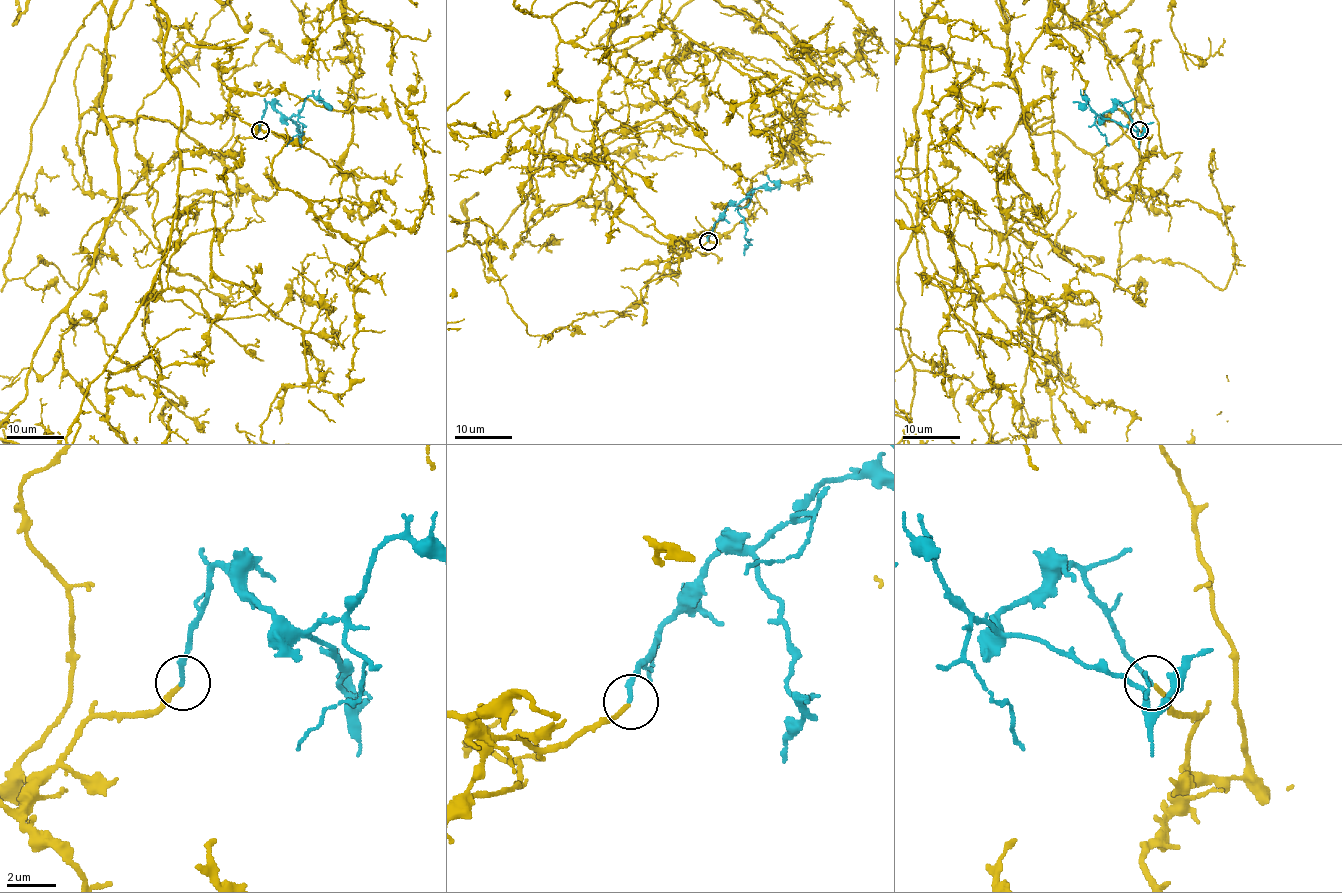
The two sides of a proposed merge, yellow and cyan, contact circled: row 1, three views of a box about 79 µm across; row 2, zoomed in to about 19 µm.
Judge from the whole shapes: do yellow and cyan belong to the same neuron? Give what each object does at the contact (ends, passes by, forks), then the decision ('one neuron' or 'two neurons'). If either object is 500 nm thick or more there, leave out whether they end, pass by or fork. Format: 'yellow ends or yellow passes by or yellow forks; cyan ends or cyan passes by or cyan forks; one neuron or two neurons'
yellow ends; cyan ends; one neuron

